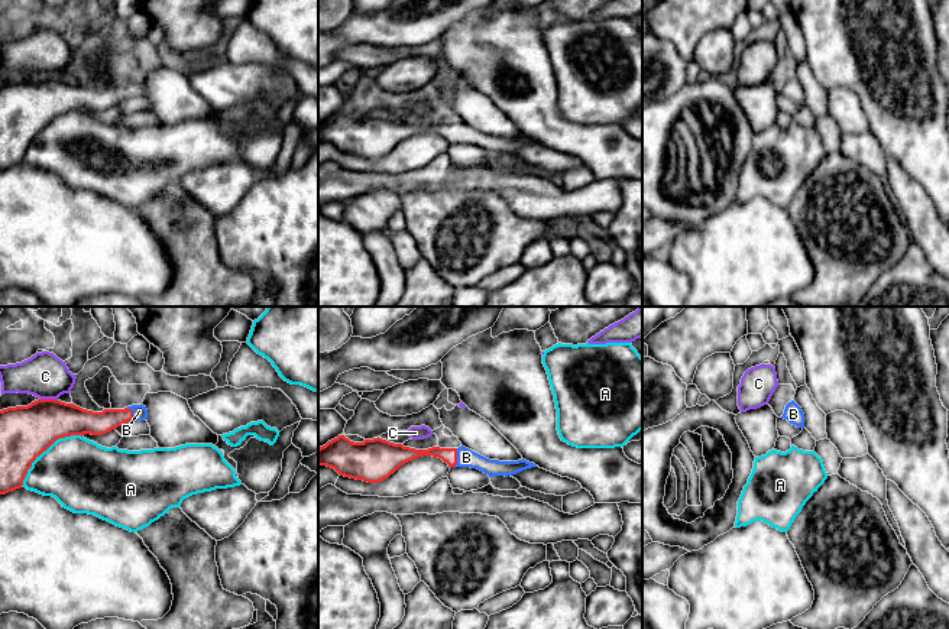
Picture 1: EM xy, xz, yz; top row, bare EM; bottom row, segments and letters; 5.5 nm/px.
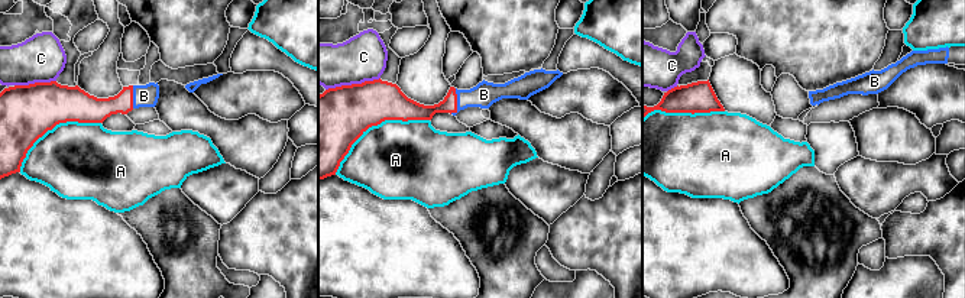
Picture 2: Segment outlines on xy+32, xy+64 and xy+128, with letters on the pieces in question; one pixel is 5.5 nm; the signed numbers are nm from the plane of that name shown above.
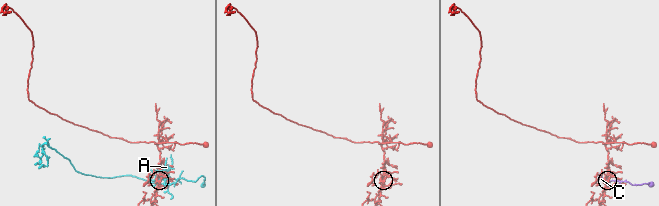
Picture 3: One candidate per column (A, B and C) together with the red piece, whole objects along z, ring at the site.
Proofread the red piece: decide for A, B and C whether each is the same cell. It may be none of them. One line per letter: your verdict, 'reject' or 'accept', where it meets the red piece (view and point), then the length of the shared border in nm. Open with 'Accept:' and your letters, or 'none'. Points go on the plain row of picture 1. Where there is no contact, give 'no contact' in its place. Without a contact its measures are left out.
Accept: B
A: reject | xy (45, 126) | 440 nm
B: accept | xz (456, 133) | 110 nm
C: reject | xy (48, 75) | 100 nm

